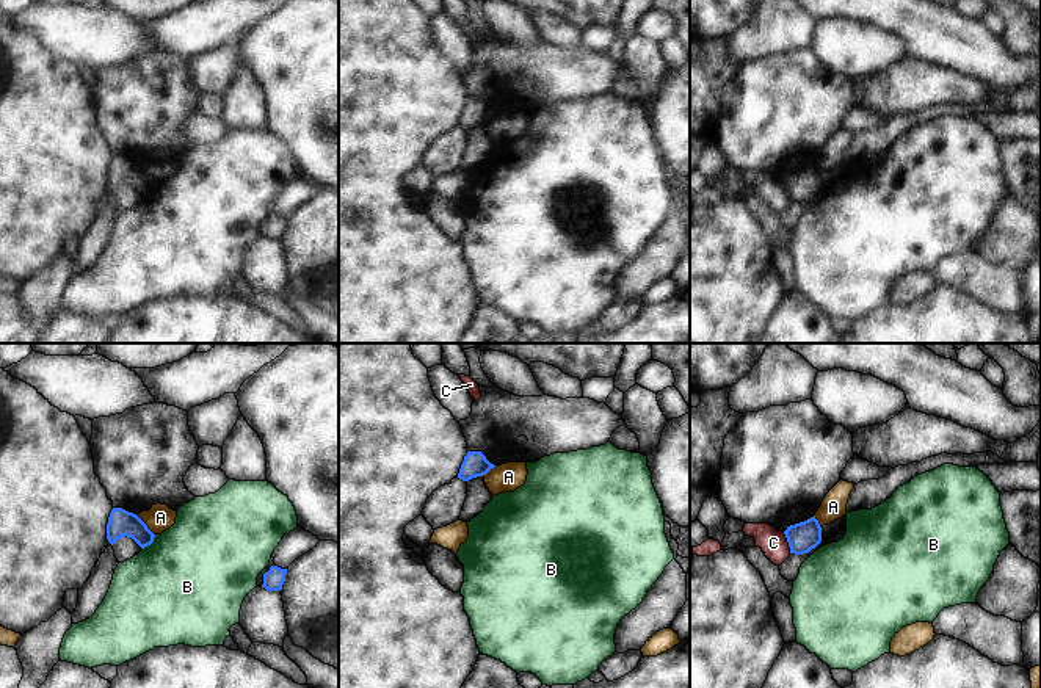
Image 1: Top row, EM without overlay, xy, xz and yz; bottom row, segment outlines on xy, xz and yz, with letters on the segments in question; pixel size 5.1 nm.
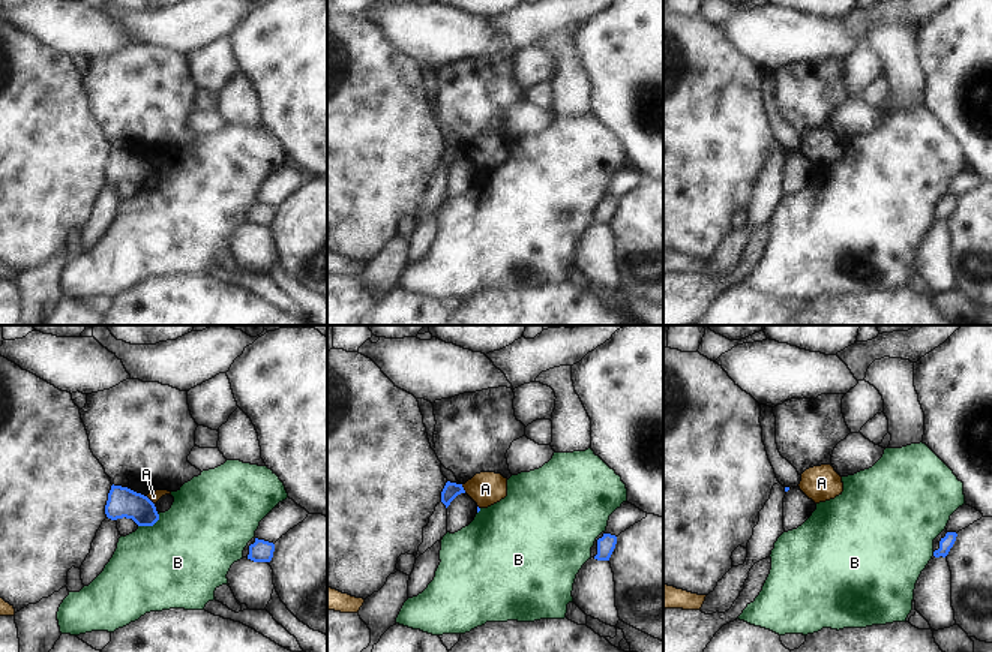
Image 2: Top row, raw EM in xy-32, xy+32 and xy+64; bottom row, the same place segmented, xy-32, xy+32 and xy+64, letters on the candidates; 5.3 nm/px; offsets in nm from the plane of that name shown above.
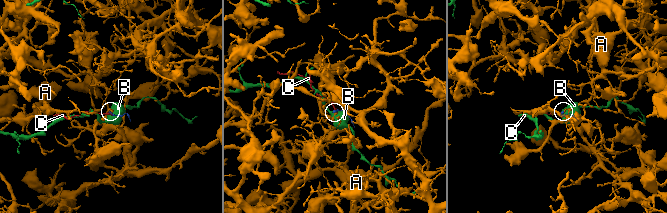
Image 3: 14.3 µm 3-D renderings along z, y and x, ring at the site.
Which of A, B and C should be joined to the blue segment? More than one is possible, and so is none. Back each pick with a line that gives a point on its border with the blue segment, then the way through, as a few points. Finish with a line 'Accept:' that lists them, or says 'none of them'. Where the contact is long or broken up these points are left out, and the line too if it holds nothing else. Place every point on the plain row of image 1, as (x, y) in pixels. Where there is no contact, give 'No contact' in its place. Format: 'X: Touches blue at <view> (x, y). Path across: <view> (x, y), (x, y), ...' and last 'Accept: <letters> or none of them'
Accept: none of them.

